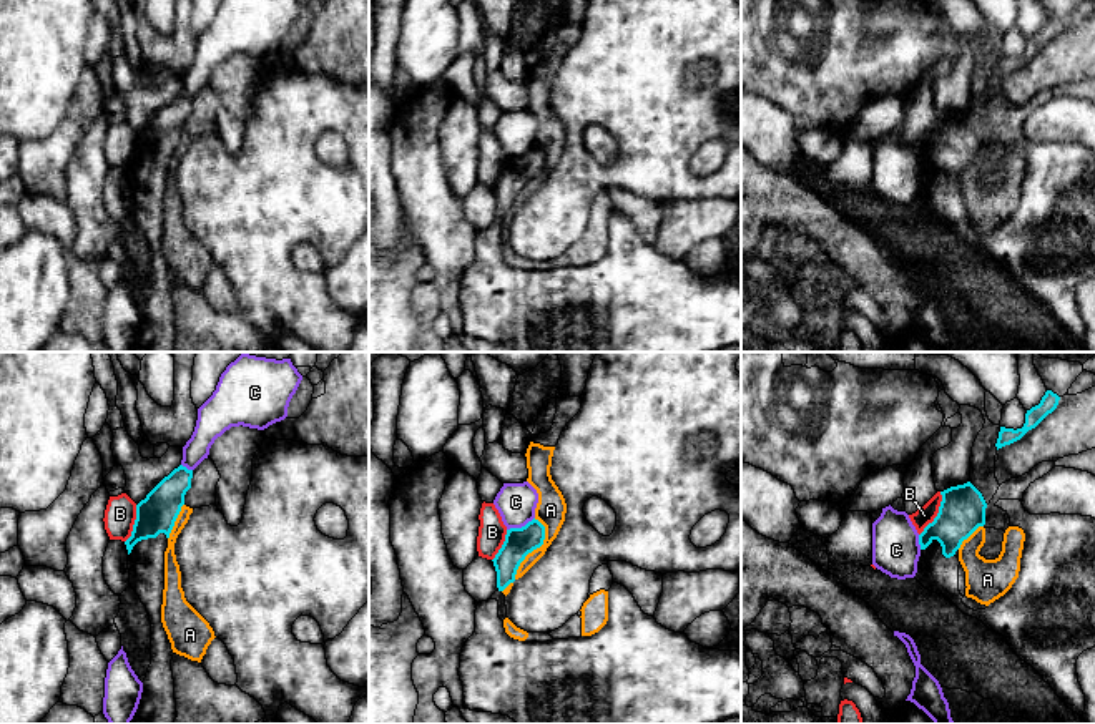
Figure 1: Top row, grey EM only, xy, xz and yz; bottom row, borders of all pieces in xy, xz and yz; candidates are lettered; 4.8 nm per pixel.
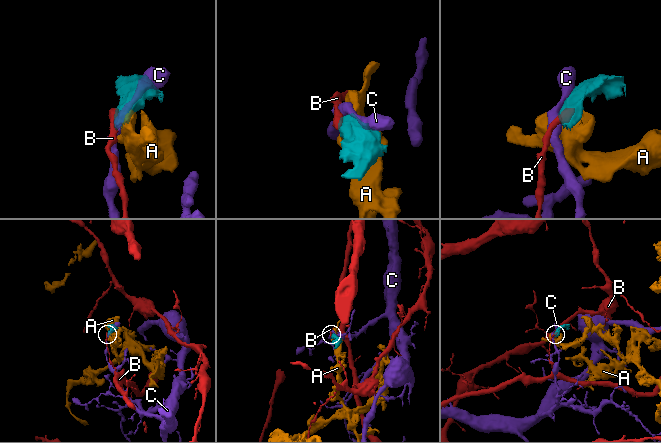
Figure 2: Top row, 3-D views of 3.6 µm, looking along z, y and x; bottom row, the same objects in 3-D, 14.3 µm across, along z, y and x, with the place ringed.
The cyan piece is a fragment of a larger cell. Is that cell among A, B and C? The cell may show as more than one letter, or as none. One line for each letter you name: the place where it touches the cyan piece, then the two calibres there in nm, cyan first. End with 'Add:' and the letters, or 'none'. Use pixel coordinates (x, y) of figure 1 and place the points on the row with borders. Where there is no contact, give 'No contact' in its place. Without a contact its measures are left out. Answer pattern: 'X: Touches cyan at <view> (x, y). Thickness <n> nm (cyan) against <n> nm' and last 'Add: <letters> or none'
Add: none

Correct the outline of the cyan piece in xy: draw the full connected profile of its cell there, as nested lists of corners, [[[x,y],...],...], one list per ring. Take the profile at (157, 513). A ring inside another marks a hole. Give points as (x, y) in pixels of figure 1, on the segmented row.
[[[179,465],[136,505],[128,550],[130,586],[151,621],[151,664],[138,709],[130,724],[174,724],[176,699],[171,671],[173,649],[161,623],[164,551],[174,521],[191,488],[193,470]]]

